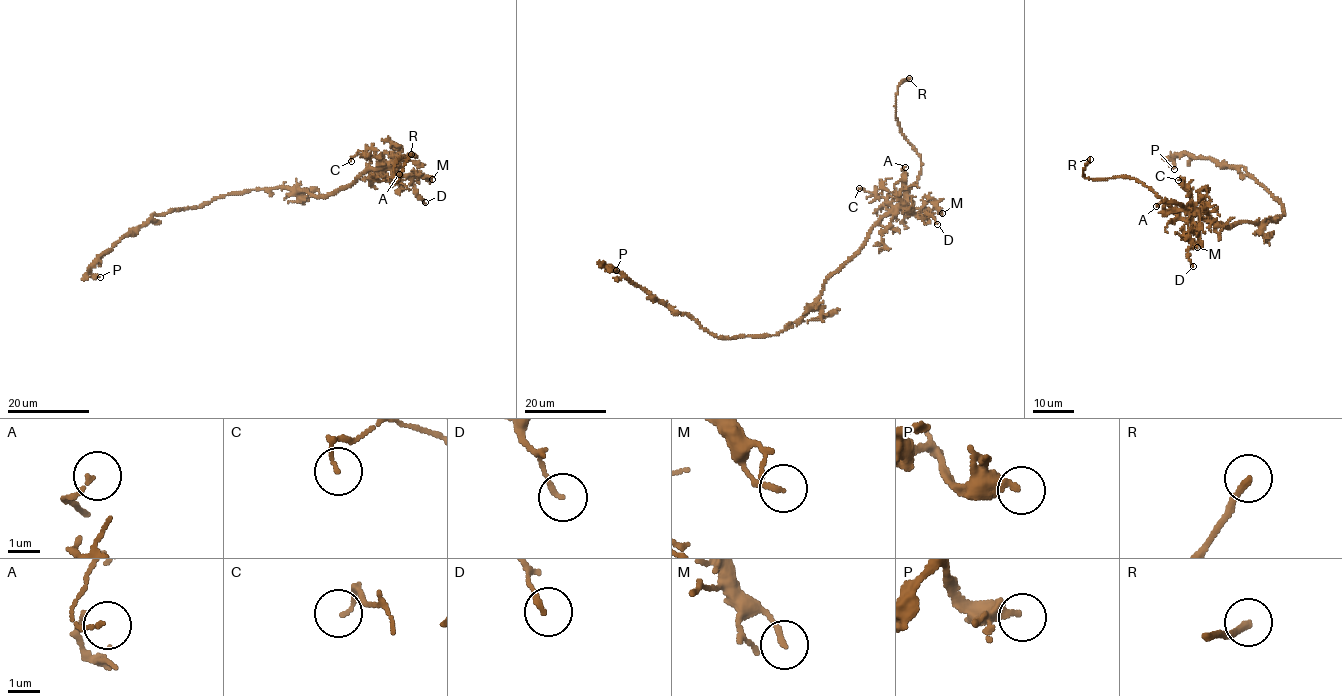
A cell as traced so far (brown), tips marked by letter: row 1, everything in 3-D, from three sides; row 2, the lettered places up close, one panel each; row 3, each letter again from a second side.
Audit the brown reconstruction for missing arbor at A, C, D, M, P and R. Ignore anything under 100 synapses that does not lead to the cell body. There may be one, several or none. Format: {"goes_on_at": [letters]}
{"goes_on_at": ["R"]}

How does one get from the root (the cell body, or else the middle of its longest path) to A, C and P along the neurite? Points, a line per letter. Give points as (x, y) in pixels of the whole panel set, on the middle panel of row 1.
A: (821, 291), (824, 283), (857, 253), (882, 217), (904, 204), (907, 174), (901, 170), (905, 167)
C: (821, 291), (824, 283), (854, 256), (872, 229), (893, 208), (885, 199), (859, 188)
P: (821, 291), (800, 319), (776, 334), (716, 337), (606, 266), (616, 270)

